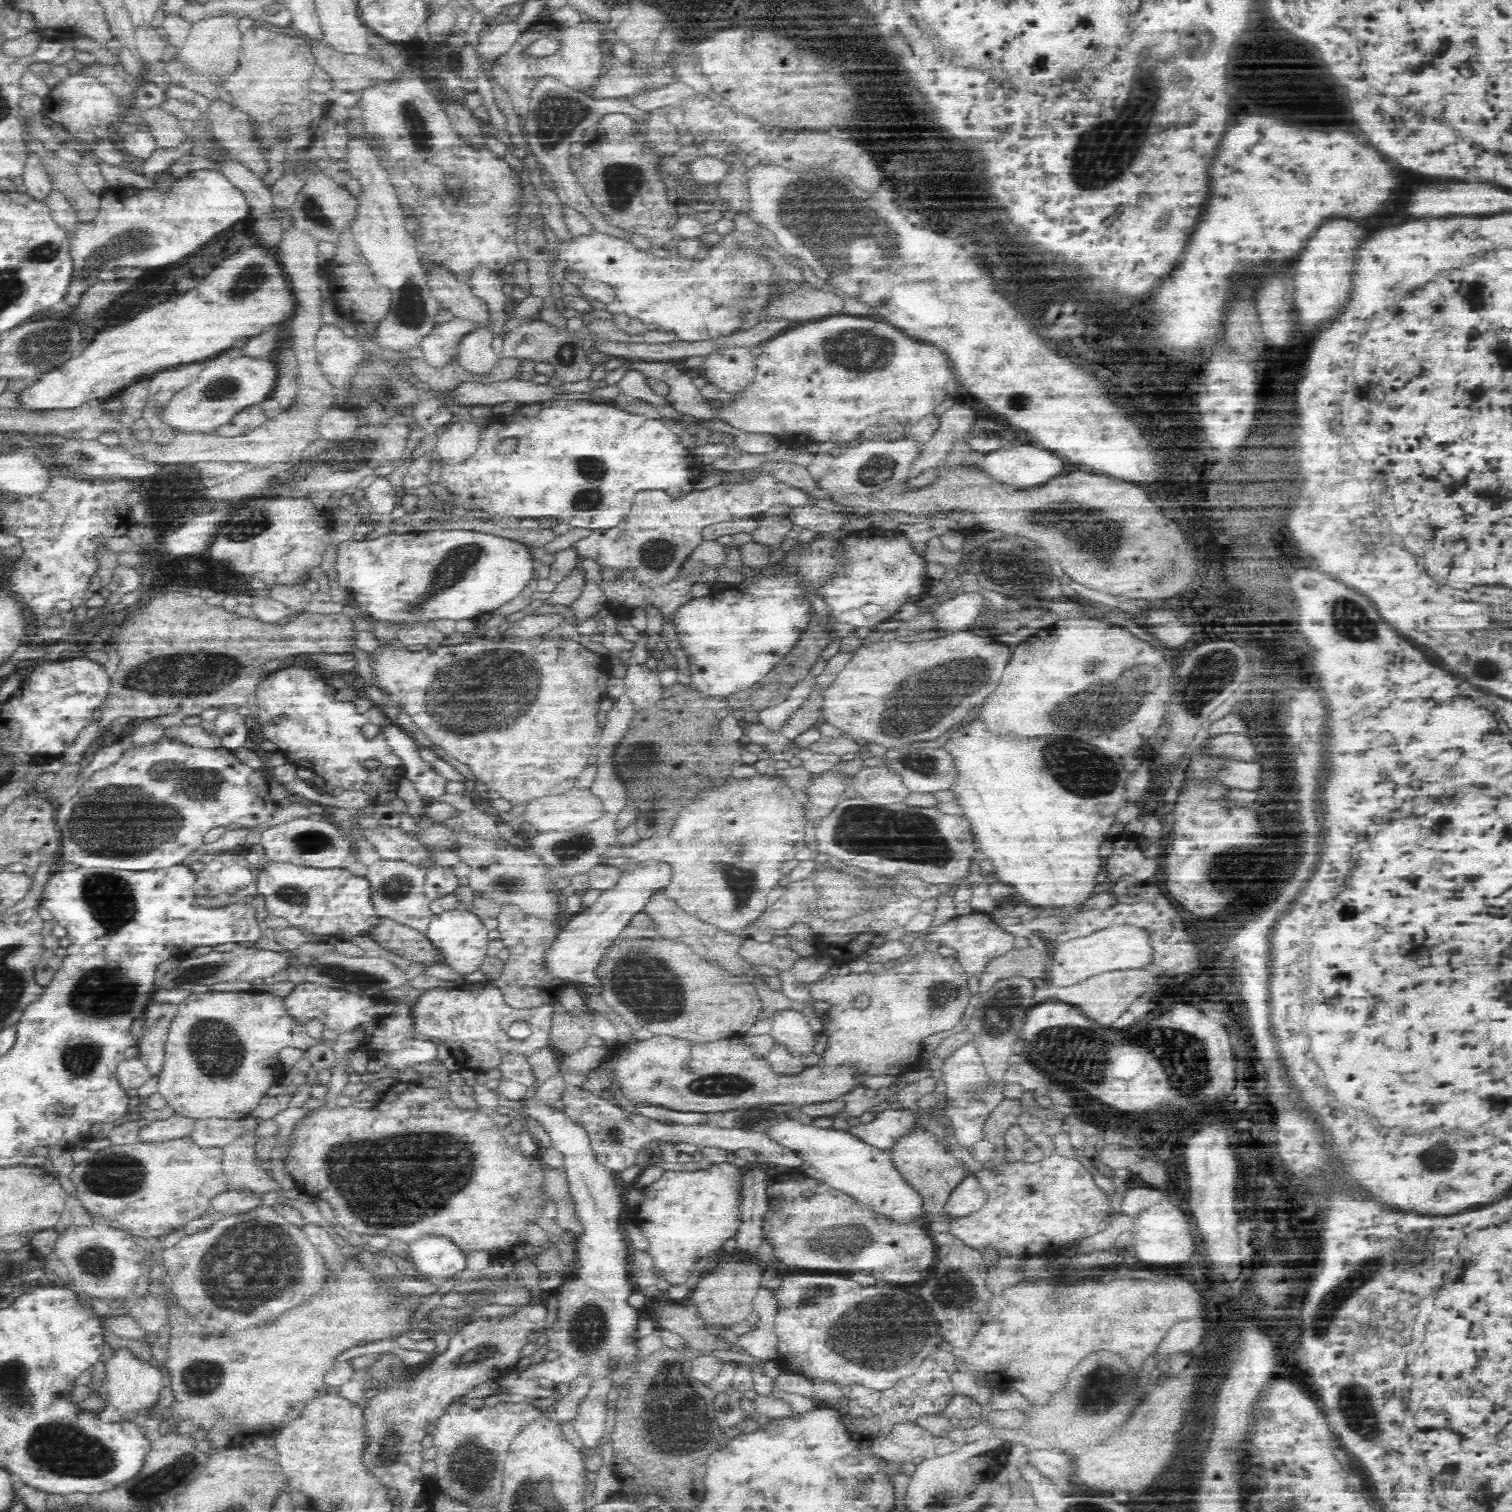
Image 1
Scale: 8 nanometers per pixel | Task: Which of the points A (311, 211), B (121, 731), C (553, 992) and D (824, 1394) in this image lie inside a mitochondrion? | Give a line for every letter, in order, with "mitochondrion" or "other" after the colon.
A: mitochondrion
B: other
C: other
D: other

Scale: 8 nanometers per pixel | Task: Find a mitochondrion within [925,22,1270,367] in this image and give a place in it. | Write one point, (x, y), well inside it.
(1110, 147)

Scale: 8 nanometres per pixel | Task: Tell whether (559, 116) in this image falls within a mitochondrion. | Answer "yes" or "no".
yes

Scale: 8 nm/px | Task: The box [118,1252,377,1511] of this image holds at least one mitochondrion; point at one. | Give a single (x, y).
(172, 1475)

